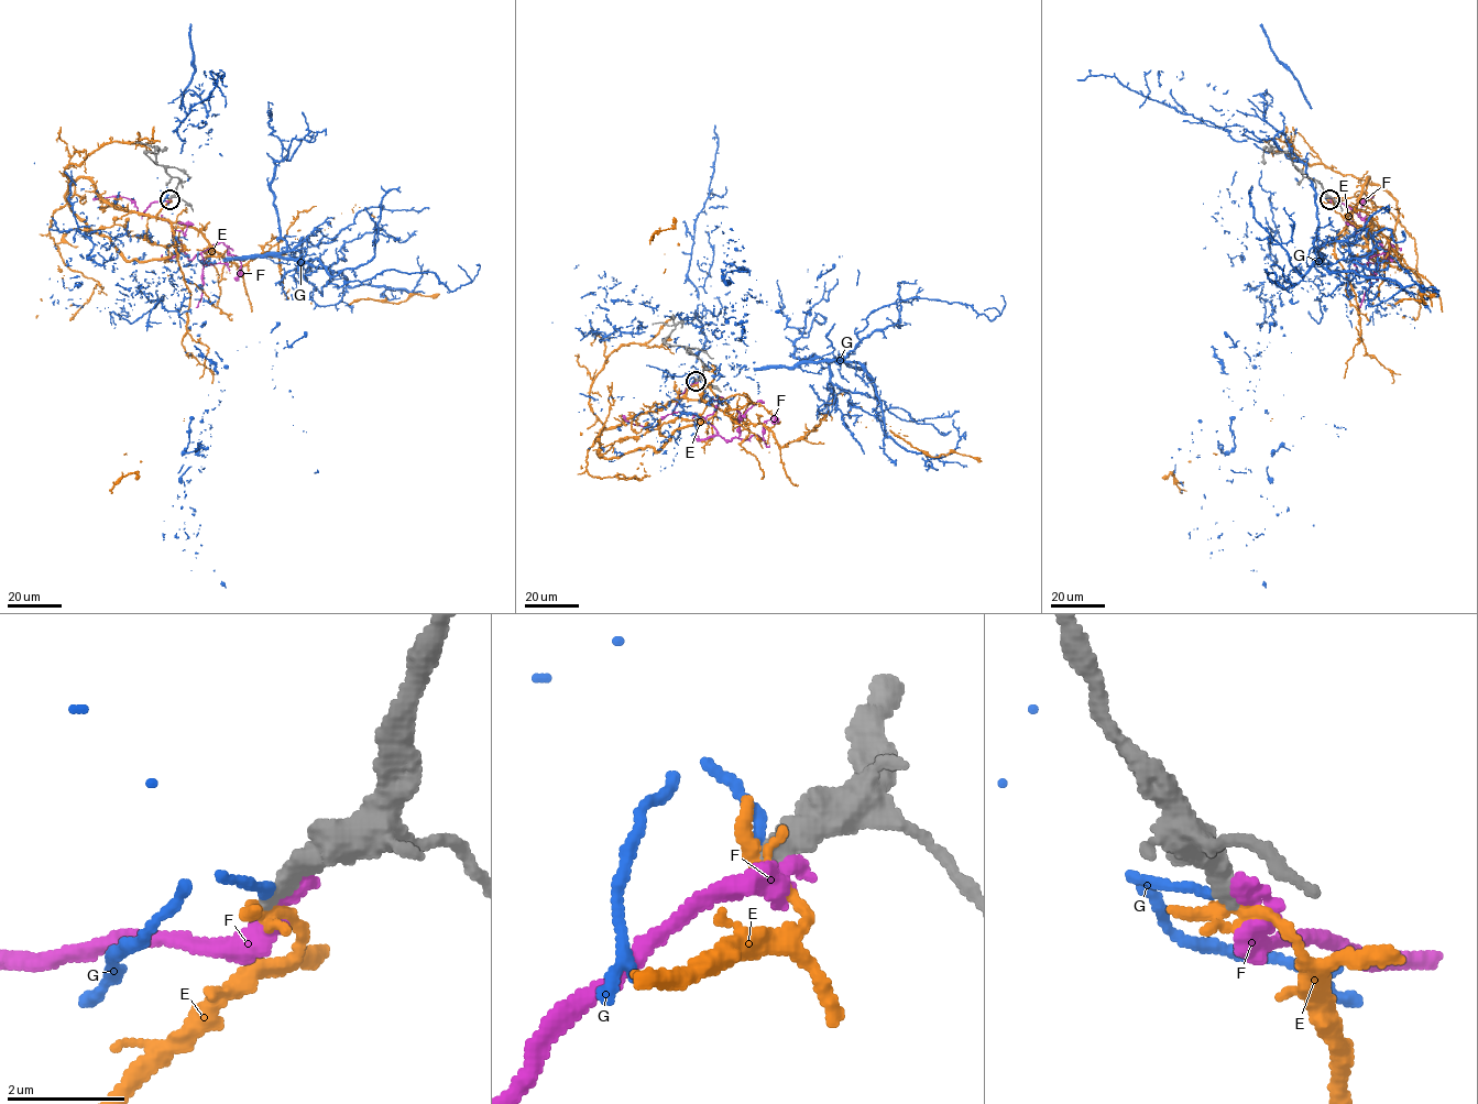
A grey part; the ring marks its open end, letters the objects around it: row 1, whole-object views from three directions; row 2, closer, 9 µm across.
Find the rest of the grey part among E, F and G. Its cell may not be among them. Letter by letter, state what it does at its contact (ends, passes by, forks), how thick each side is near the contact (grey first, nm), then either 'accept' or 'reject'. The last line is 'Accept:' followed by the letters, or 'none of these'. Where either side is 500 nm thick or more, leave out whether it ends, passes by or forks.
E: it ends | 360/320 nm | reject
F: it ends | 460/400 nm | reject
G: it ends | 400/150 nm | reject
Accept: none of these

